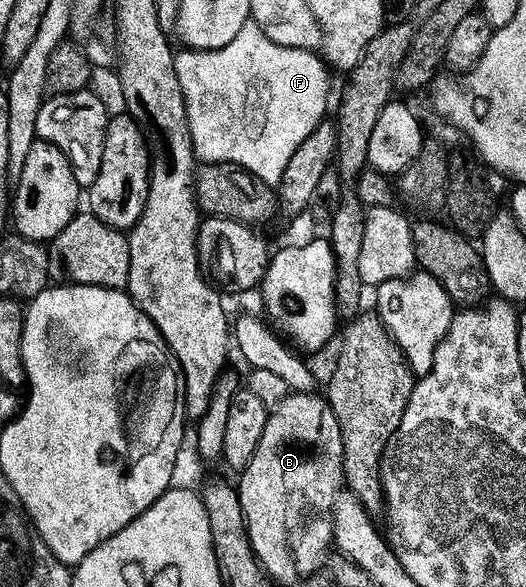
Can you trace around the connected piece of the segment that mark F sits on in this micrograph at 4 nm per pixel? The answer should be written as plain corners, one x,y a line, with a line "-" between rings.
246,19
240,25
237,35
231,39
231,52
236,55
236,64
230,67
217,67
215,60
208,54
200,55
195,52
187,52
184,49
177,50
174,57
178,74
178,81
182,84
183,97
185,97
186,119
189,122
190,137
193,145
194,158
197,162
207,165
210,163
238,163
246,168
253,178
271,186
277,186
290,157
303,139
317,127
327,113
328,105
328,69
323,60
309,49
291,48
290,46
278,45
266,37
264,27
259,20

